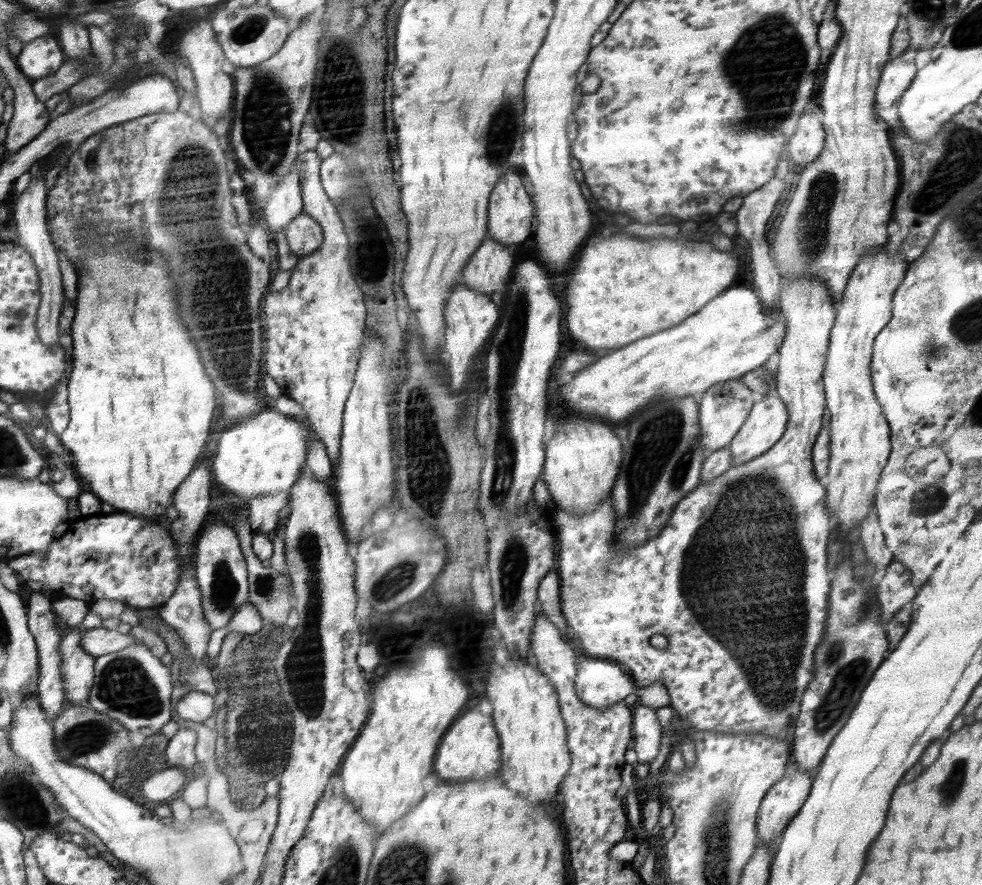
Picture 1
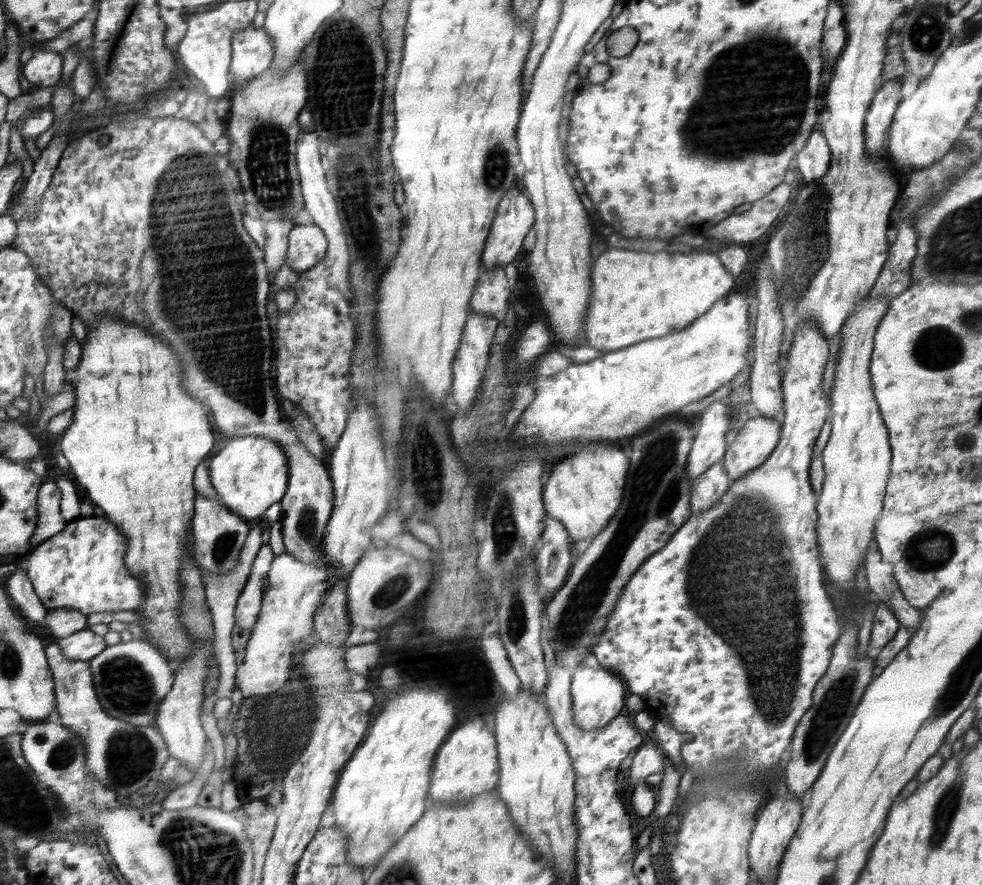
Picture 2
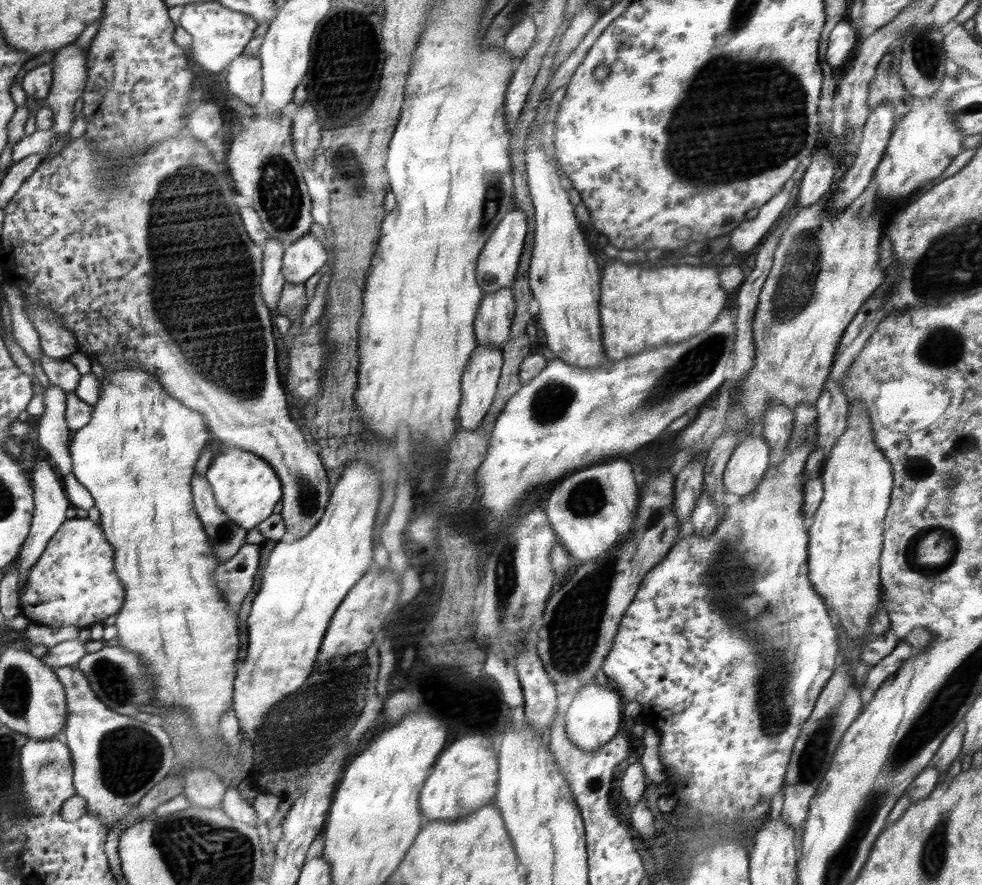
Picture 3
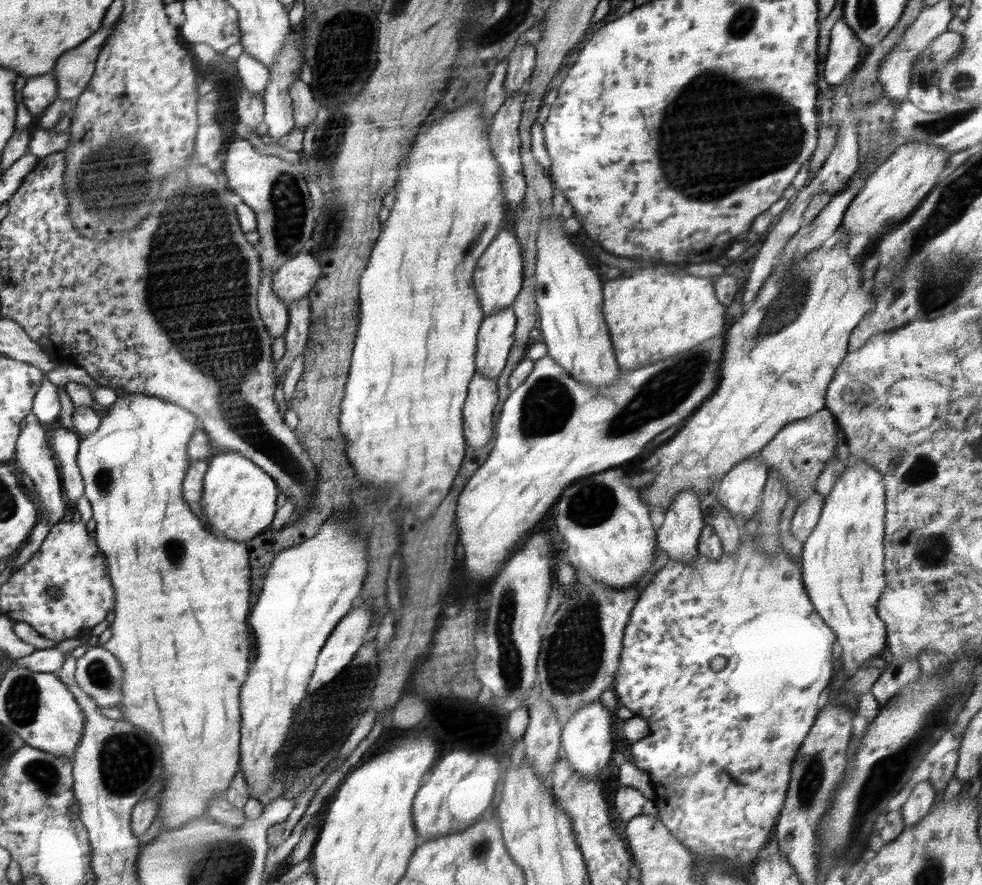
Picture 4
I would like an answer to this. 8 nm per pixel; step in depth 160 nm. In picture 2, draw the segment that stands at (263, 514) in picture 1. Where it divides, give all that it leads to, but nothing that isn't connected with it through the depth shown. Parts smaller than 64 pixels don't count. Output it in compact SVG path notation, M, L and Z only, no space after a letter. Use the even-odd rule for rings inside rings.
M262 517L260 522L251 524L251 530L247 537L246 544L243 546L242 553L238 565L235 566L229 573L223 575L215 575L208 569L199 567L202 575L202 582L205 588L205 600L211 610L213 619L213 648L218 658L218 680L219 684L215 690L215 695L218 698L230 698L232 691L235 689L235 672L237 671L237 662L235 657L235 650L233 649L231 638L234 627L234 612L236 612L236 603L240 593L245 587L248 575L252 570L252 563L262 545L264 544L263 534L268 531L269 523Z

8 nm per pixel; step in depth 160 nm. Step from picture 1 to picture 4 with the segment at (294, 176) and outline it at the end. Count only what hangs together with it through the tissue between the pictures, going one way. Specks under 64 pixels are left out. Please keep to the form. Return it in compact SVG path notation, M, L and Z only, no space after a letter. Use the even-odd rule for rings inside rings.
M276 270L263 274L258 292L258 309L268 334L272 338L284 336L289 323L288 304L273 292L272 284Z

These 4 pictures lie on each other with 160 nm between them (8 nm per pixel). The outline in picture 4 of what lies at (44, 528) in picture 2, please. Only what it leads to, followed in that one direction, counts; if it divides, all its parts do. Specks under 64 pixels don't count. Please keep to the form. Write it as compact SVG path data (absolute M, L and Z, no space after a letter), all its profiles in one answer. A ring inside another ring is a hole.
M30 412L25 419L28 424L19 434L18 447L15 450L16 466L23 470L27 481L35 488L38 500L40 500L40 510L44 510L44 514L48 516L48 524L54 526L62 521L66 512L71 510L65 500L60 468L53 450L49 446L48 433L42 429L42 425L36 415Z

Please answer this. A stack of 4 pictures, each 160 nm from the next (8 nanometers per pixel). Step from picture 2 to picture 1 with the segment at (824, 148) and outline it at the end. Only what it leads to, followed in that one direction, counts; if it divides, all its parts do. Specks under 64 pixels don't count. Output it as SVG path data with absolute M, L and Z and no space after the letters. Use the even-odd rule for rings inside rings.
M811 100L801 114L794 136L788 139L784 148L786 154L790 154L795 170L814 162L824 148L826 136L818 112L820 112L820 105L816 100Z

